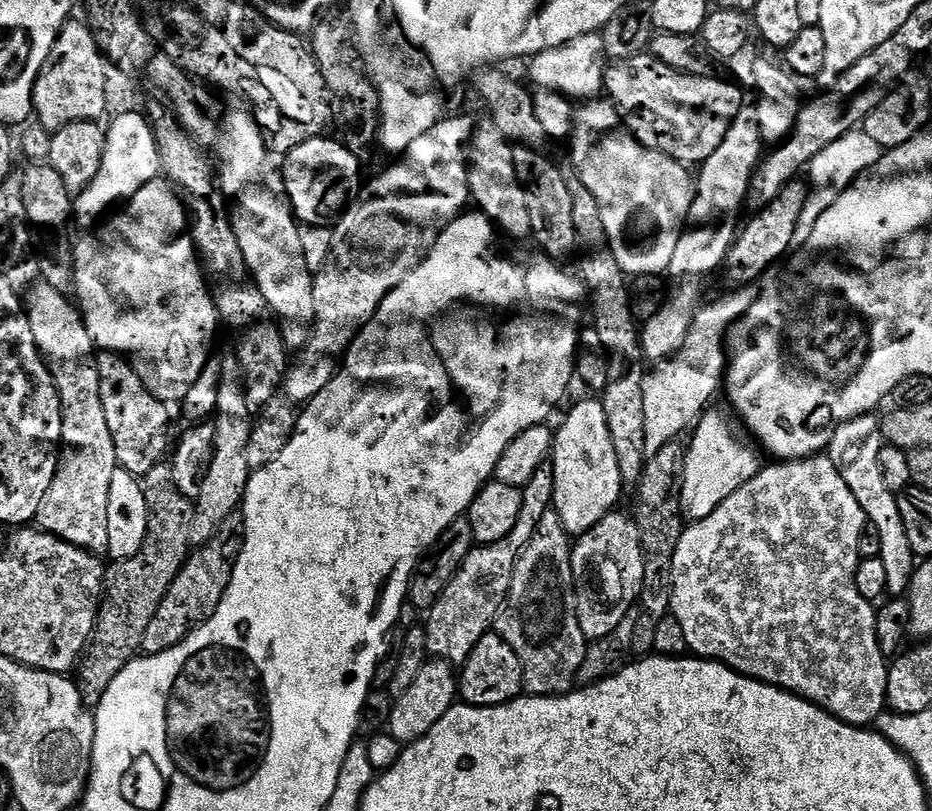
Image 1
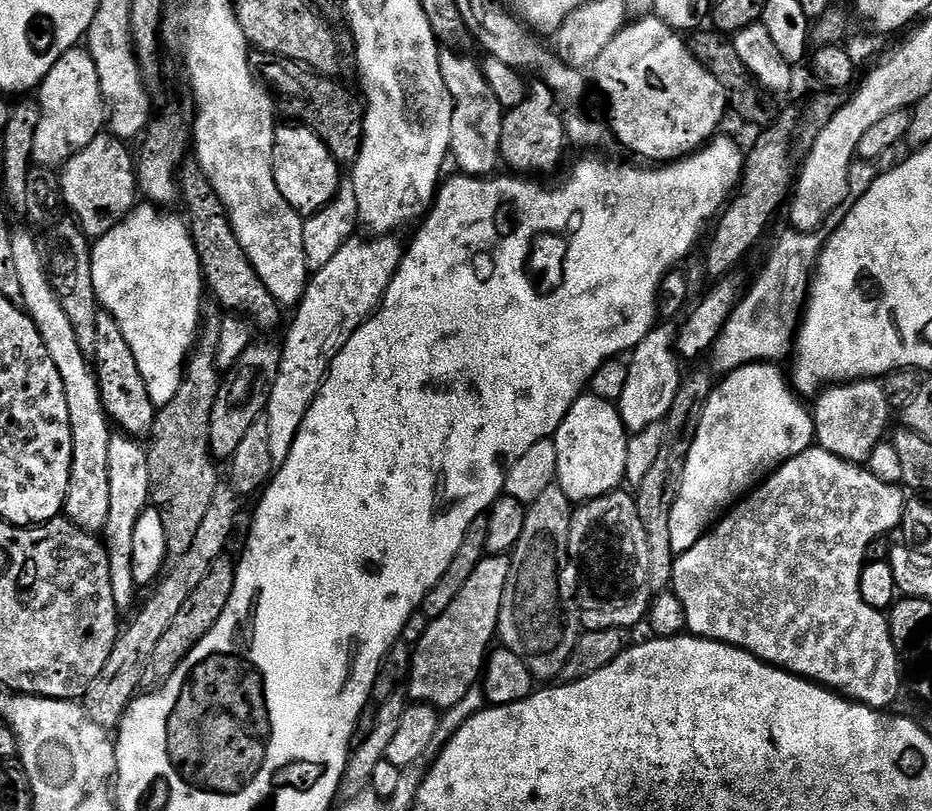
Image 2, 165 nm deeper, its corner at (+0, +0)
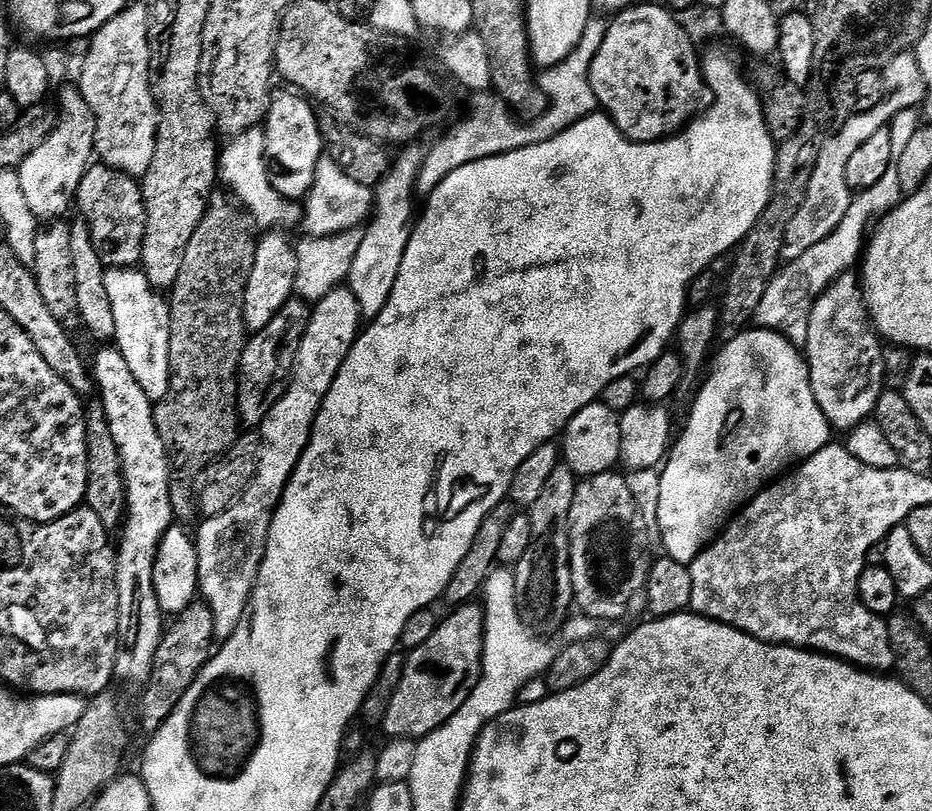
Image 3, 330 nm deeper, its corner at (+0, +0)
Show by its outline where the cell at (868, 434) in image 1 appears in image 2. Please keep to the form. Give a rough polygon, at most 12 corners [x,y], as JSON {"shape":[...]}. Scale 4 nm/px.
{"shape":[[876,378],[825,387],[815,443],[863,465],[894,410]]}

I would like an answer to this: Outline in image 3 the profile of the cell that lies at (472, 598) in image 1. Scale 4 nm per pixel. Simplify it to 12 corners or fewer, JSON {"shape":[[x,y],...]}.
{"shape":[[451,609],[409,651],[385,737],[441,731],[484,672],[484,610]]}

